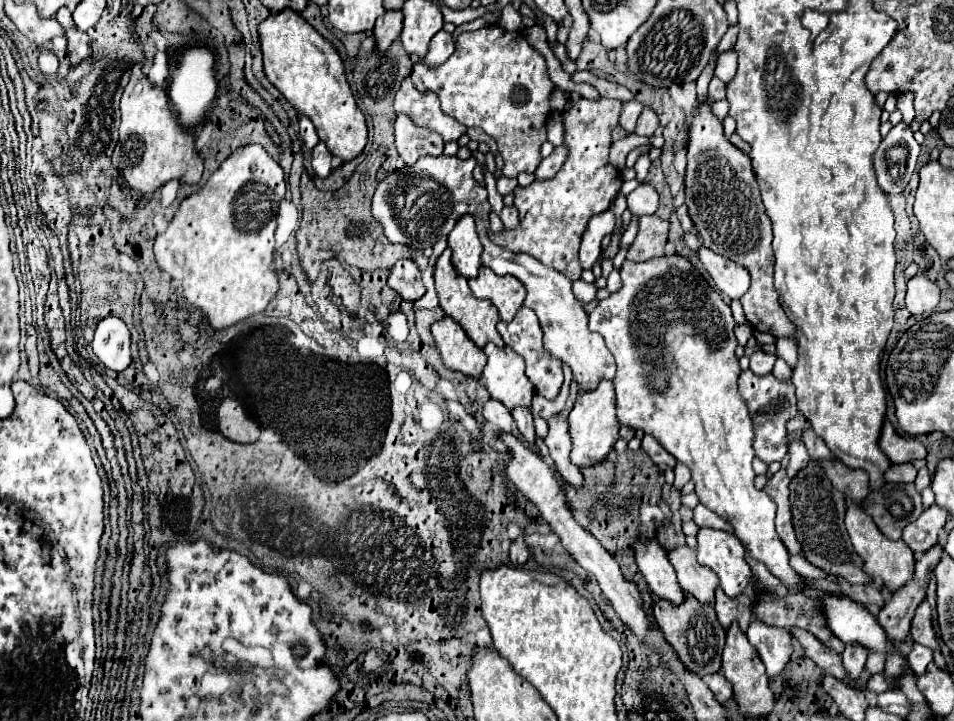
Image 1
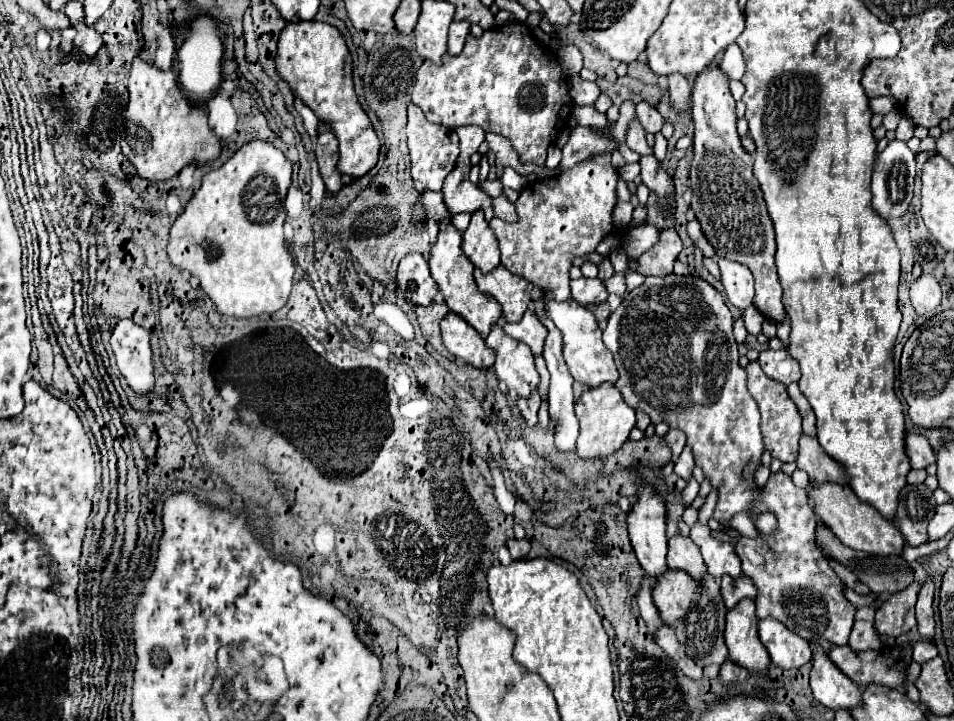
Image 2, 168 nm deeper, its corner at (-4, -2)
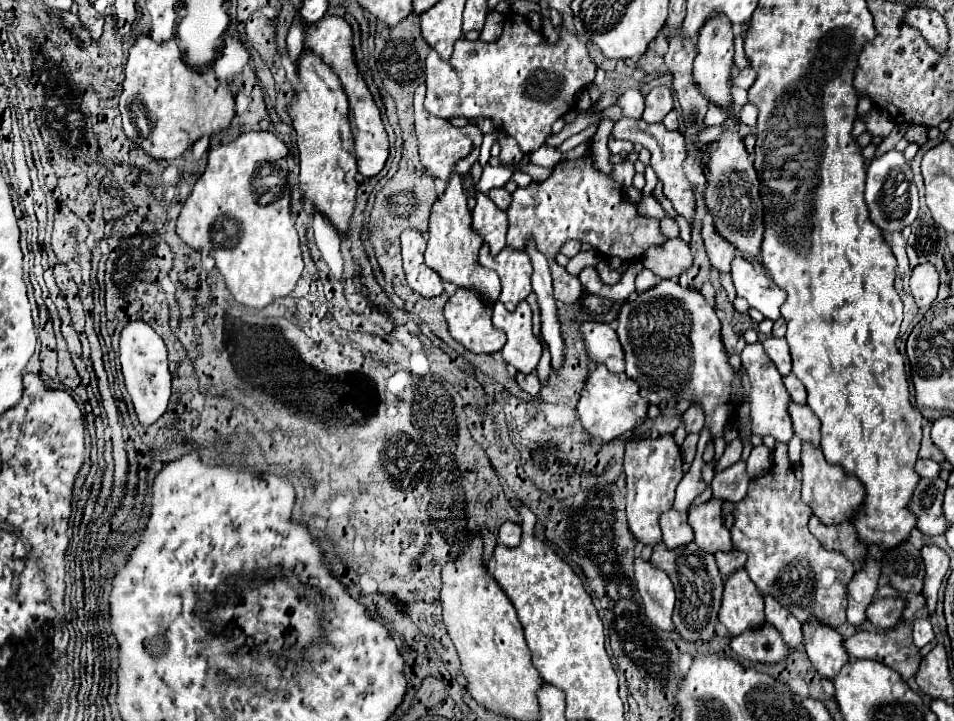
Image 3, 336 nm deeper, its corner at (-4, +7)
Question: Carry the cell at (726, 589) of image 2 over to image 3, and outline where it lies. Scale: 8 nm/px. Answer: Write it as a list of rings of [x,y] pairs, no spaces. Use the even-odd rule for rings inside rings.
[[[732,549],[732,551],[718,551],[718,553],[714,553],[714,557],[716,557],[716,563],[718,563],[718,567],[720,567],[720,573],[722,575],[732,575],[734,571],[738,571],[738,569],[744,569],[744,563],[746,563],[746,555],[742,553],[742,551],[738,551],[738,549]]]

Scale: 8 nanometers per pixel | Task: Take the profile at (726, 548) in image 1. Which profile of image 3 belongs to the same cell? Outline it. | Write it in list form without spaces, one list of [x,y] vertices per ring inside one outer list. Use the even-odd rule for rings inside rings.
[[[710,499],[688,511],[688,523],[694,531],[694,541],[702,551],[730,551],[730,531],[722,519],[722,499]]]

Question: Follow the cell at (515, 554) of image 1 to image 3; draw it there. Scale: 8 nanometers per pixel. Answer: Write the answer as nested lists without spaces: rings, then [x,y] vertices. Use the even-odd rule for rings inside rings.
[[[514,521],[502,523],[502,527],[498,531],[500,543],[504,543],[506,547],[516,547],[520,543],[520,537],[522,537],[522,529],[518,523],[514,523]]]

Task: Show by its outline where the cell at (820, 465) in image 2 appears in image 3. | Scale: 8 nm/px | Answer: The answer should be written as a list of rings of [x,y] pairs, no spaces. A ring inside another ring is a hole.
[[[790,401],[788,413],[792,419],[794,431],[800,435],[800,439],[810,441],[814,445],[820,445],[820,423],[818,423],[818,417],[810,411],[810,407]]]

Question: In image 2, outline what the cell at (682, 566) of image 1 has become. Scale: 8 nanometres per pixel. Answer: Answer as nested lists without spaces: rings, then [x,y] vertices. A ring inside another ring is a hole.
[[[680,532],[668,540],[668,568],[682,570],[696,582],[702,582],[706,576],[706,564],[700,556],[700,550],[692,544],[690,538],[682,536]]]

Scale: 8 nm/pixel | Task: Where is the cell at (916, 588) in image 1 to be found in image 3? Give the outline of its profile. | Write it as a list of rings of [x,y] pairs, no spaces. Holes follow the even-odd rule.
[[[878,599],[870,603],[870,607],[866,609],[866,619],[880,629],[890,629],[900,621],[902,611],[904,611],[902,599]]]

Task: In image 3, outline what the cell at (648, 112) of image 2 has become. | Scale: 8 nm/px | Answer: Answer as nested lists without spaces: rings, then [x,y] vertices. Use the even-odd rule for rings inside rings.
[[[658,85],[654,87],[648,95],[646,95],[646,109],[642,119],[646,123],[658,123],[662,121],[670,111],[674,109],[674,99],[672,99],[672,91],[666,85]]]

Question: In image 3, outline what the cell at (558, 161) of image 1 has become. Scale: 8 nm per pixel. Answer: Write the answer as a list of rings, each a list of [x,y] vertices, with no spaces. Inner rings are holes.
[[[620,117],[620,121],[614,125],[612,135],[615,138],[631,141],[632,143],[640,143],[642,147],[646,147],[652,153],[652,169],[656,171],[656,177],[662,181],[664,185],[664,195],[672,201],[672,207],[678,211],[678,215],[686,217],[688,223],[694,221],[694,207],[696,207],[696,197],[692,191],[690,181],[686,179],[684,173],[684,159],[686,159],[686,147],[684,147],[684,137],[678,131],[668,131],[662,123],[646,123],[644,119],[634,121],[630,117]]]

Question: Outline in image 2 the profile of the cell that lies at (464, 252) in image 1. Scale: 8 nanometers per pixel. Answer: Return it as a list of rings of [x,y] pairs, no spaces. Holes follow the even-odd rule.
[[[476,210],[472,214],[470,226],[462,234],[462,252],[468,256],[468,260],[482,270],[482,274],[490,272],[500,262],[500,250],[498,242],[488,228],[488,222],[484,220],[484,212]]]

